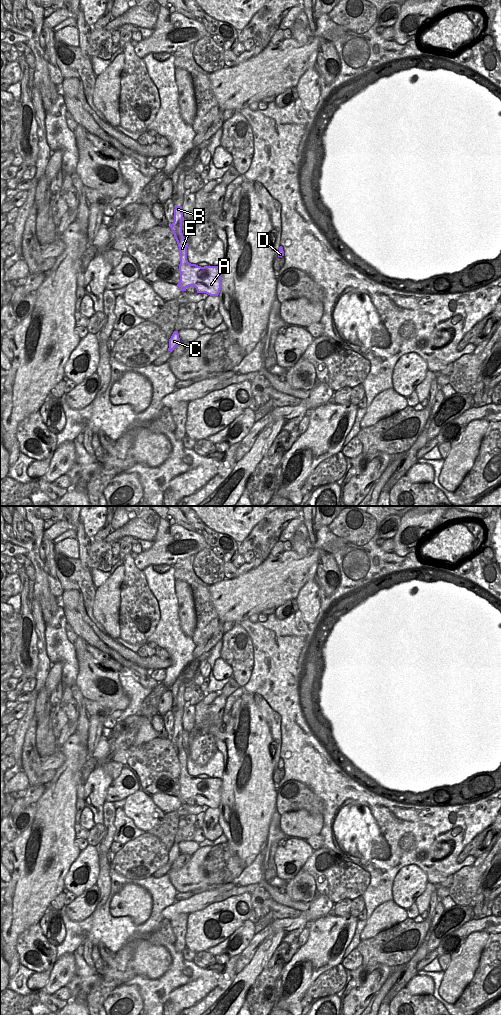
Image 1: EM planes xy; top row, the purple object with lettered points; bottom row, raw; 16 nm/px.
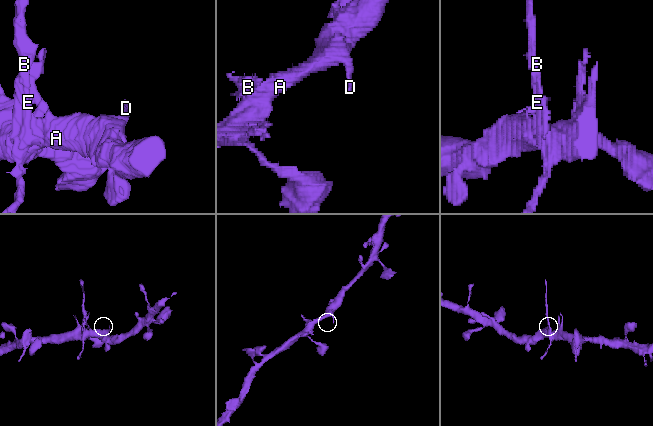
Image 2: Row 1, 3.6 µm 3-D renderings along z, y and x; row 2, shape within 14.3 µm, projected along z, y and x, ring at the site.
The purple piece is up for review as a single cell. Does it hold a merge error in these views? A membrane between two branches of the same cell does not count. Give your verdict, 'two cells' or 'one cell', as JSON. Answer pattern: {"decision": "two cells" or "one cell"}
{"decision": "two cells"}

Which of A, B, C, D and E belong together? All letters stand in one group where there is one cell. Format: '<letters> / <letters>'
A C D / B E

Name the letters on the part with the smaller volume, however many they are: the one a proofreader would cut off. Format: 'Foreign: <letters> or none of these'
Foreign: B, E

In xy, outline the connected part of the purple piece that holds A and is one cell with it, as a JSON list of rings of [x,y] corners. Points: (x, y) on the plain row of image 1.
[[[187,774],[179,776],[180,792],[177,798],[181,803],[186,803],[189,798],[194,798],[197,805],[206,805],[218,808],[221,801],[222,779],[198,778]]]

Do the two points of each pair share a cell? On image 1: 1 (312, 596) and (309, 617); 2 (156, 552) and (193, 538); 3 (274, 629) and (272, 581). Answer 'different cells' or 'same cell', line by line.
1: same cell
2: same cell
3: different cells

